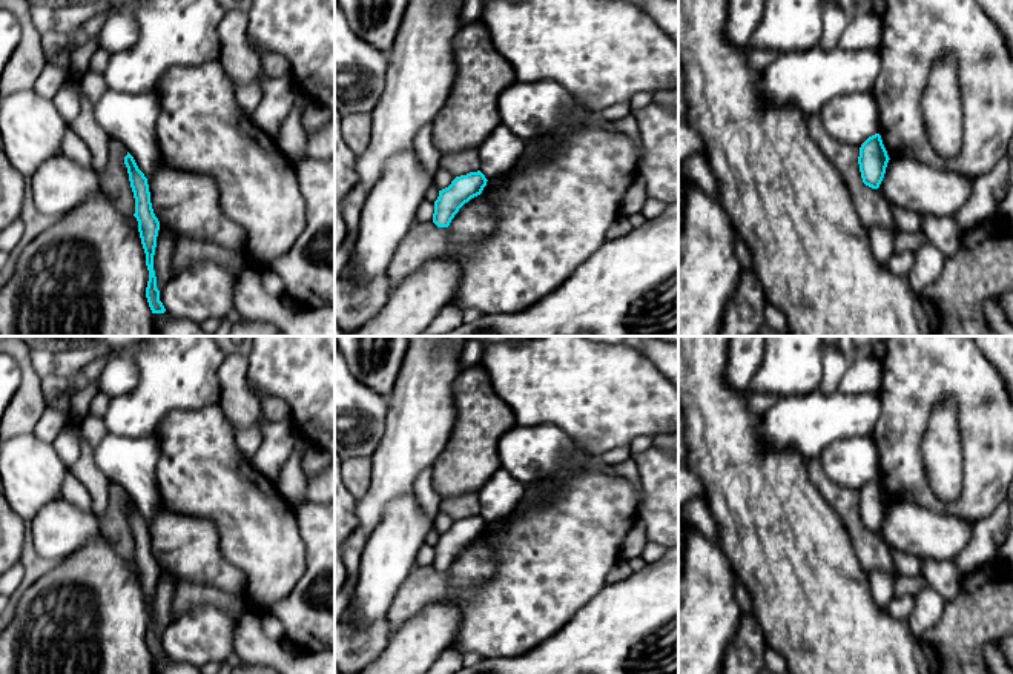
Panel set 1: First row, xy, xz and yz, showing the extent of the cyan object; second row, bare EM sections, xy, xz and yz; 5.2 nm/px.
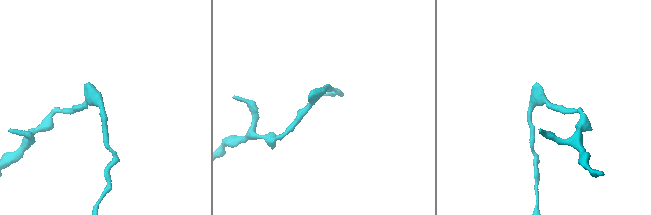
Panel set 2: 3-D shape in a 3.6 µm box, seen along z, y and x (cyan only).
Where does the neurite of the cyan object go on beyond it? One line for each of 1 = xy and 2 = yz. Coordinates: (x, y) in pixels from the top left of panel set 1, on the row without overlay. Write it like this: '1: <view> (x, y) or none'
1: none
2: none

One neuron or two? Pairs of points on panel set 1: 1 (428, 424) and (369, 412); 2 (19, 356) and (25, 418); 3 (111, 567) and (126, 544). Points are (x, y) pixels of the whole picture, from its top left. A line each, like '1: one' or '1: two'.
1: two
2: one
3: two

